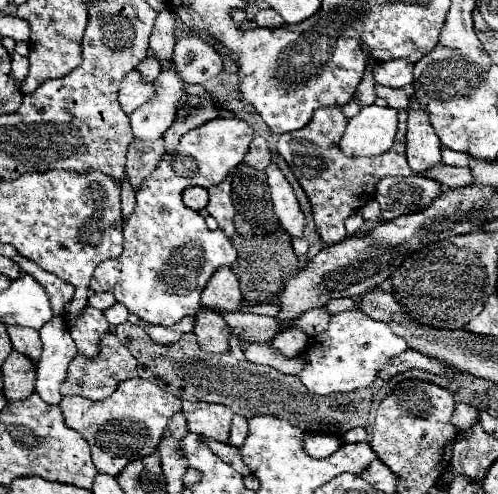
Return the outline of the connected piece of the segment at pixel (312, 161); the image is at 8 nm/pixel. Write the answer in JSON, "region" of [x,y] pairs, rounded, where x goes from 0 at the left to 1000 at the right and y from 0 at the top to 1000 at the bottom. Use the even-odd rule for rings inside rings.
{"region":[[[641,219],[633,227],[624,251],[604,259],[600,267],[568,271],[556,287],[556,308],[572,320],[588,352],[596,356],[604,381],[612,385],[624,425],[629,449],[653,494],[681,494],[697,482],[693,445],[725,417],[729,409],[753,397],[753,372],[765,356],[793,352],[793,356],[825,356],[825,340],[813,320],[813,291],[809,275],[817,267],[817,223],[801,223],[801,263],[793,271],[793,287],[781,308],[745,320],[745,340],[733,340],[721,320],[697,320],[681,304],[681,283],[697,255],[697,239],[689,235],[685,219]],[[737,344],[737,348],[733,348]],[[725,364],[725,372],[721,372]]]}

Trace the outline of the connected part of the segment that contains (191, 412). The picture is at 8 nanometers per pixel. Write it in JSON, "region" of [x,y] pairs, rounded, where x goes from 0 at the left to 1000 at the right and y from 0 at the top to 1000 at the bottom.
{"region":[[[367,810],[365,834],[376,846],[380,874],[424,883],[440,895],[460,899],[460,870],[468,846],[464,826],[448,826],[446,818]]]}

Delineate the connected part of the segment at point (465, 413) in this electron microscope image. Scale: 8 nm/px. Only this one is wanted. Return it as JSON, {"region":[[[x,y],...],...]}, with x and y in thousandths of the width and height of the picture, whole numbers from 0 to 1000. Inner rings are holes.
{"region":[[[918,818],[914,834],[906,842],[906,858],[914,858],[914,866],[922,870],[922,883],[926,883],[926,874],[942,870],[958,850],[962,850],[962,830],[942,818]]]}

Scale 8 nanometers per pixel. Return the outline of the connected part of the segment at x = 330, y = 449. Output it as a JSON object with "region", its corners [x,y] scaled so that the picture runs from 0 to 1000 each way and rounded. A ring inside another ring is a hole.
{"region":[[[616,874],[612,891],[608,891],[608,903],[612,903],[612,915],[624,927],[649,931],[649,927],[673,919],[685,907],[685,891],[677,891],[677,883],[669,883],[669,879],[629,879],[629,874]]]}

